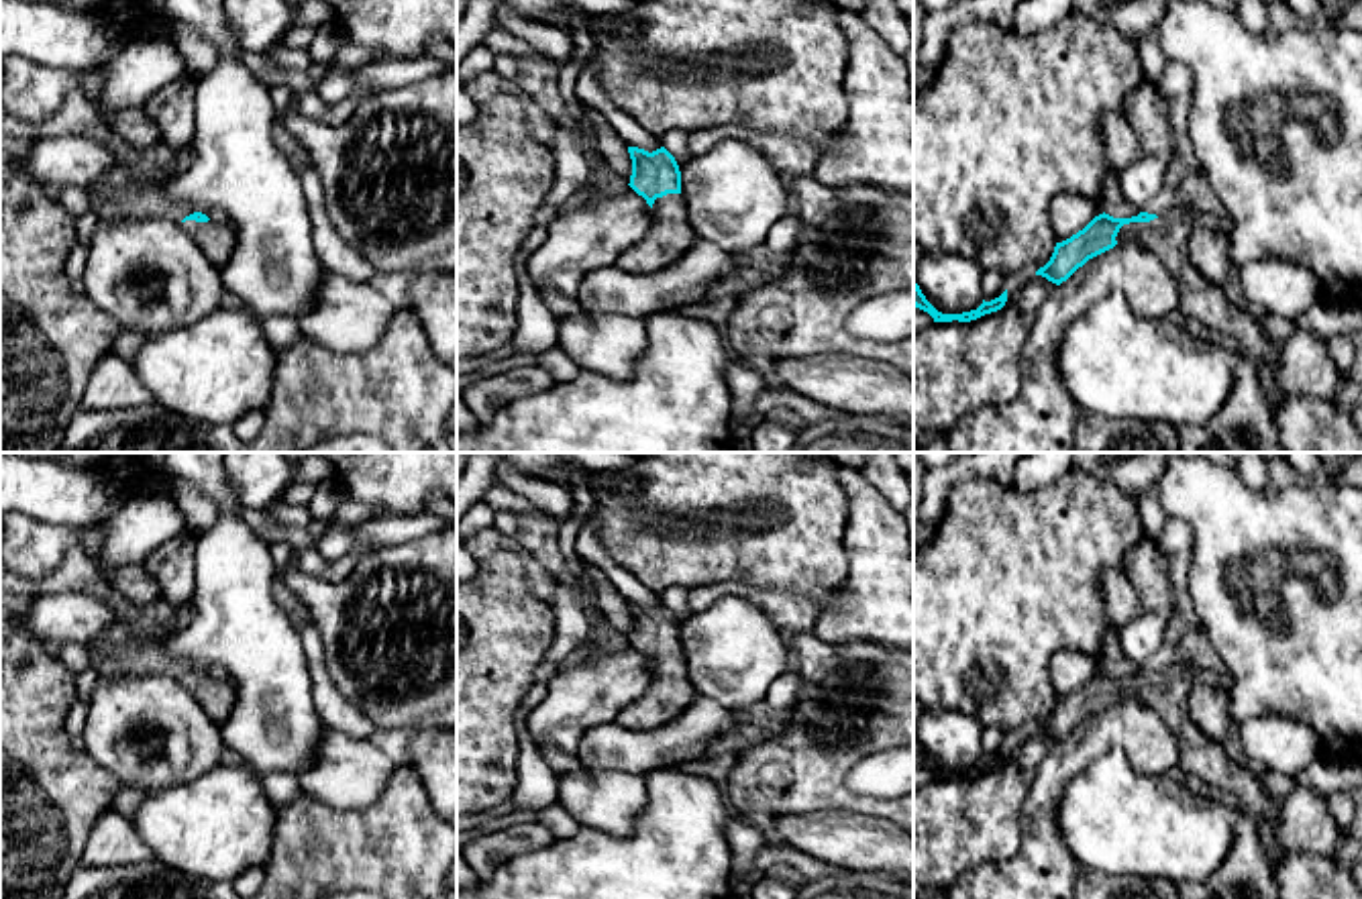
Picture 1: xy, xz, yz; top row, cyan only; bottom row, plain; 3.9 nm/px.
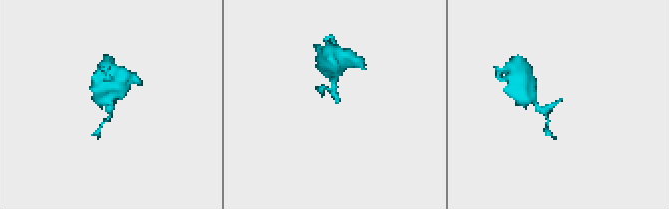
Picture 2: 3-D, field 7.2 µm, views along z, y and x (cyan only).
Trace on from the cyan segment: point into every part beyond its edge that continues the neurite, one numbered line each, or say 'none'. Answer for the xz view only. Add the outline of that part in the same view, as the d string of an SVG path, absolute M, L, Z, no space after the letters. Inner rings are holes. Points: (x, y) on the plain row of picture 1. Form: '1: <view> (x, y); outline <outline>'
1: xz (671, 692); outline M667 650L652 660L652 683L616 722L630 730L654 730L675 720L697 697L681 650Z

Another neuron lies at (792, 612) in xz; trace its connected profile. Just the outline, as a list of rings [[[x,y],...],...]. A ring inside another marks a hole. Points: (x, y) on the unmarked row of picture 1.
[[[724,579],[689,589],[687,603],[697,614],[722,597],[742,597],[758,605],[781,632],[795,634],[814,630],[820,612],[832,605],[840,593],[842,585],[826,593],[793,593]]]

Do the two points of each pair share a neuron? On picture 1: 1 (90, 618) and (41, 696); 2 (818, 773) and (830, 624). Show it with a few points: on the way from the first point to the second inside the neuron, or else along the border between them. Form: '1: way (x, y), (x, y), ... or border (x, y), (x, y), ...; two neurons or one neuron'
1: border (21, 624), (54, 651); two neurons
2: border (810, 630), (832, 643), (877, 643); two neurons

